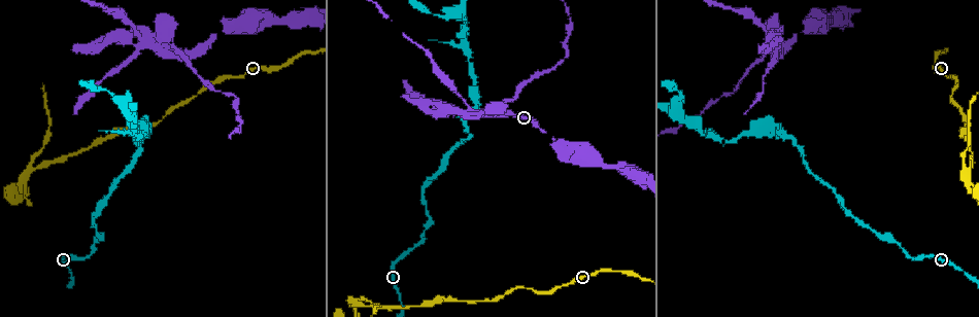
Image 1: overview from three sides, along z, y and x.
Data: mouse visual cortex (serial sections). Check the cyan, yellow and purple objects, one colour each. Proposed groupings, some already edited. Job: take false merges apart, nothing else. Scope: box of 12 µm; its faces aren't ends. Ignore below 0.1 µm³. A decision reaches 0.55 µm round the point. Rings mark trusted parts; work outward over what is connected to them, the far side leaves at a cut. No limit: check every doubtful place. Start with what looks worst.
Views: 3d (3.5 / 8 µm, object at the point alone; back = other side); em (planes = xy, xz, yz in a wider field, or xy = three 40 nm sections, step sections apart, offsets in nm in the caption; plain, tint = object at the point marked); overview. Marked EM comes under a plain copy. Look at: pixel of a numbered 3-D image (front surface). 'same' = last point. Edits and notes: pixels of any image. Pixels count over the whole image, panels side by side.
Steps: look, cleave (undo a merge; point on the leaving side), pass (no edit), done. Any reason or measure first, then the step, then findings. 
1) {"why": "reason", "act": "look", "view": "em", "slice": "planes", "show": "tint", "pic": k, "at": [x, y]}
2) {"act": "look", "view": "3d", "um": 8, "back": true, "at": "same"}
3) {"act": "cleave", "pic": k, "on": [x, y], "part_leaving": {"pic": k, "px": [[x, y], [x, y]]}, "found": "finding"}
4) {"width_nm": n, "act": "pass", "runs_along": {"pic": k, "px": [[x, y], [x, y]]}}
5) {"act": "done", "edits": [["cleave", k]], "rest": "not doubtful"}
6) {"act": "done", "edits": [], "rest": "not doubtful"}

{"why": "looks like a crossing", "act": "look", "view": "3d", "um": 8, "pic": 1, "at": [477, 113]}

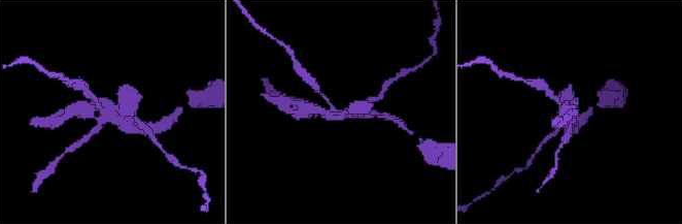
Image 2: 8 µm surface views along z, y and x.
{"act": "look", "view": "3d", "um": 3.5, "pic": 2, "at": [107, 118]}

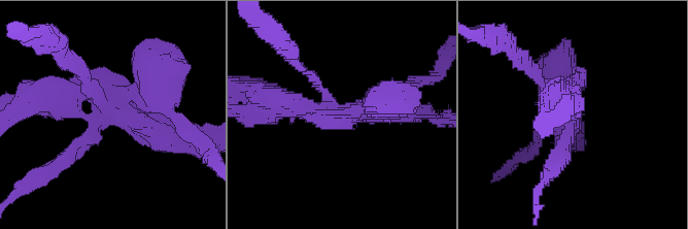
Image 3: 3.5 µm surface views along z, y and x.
{"why": "now the EM", "act": "look", "view": "em", "slice": "planes", "show": "tint", "pic": 3, "at": [115, 114]}

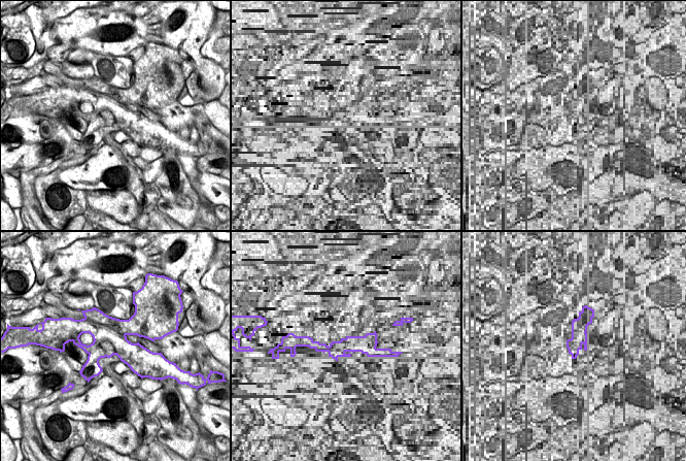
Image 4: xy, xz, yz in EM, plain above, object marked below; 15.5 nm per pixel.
{"act": "cleave", "pic": 3, "on": [176, 100], "found": "two cells meet here"}

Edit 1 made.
{"act": "look", "view": "overview"}

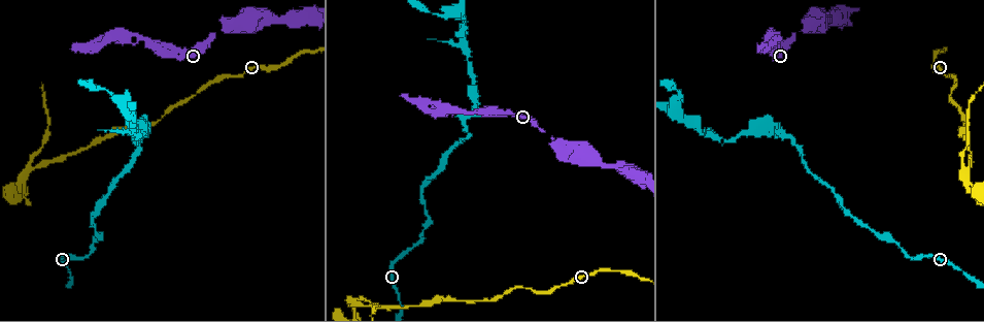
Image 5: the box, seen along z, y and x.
{"why": "arms run side by side", "act": "look", "view": "3d", "um": 8, "back": true, "pic": 5, "at": [30, 165]}

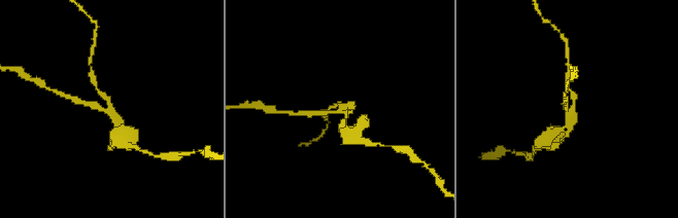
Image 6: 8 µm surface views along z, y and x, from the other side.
{"why": "need the tissue", "act": "look", "view": "em", "slice": "xy", "step": 3, "show": "tint", "pic": 6, "at": [571, 110]}

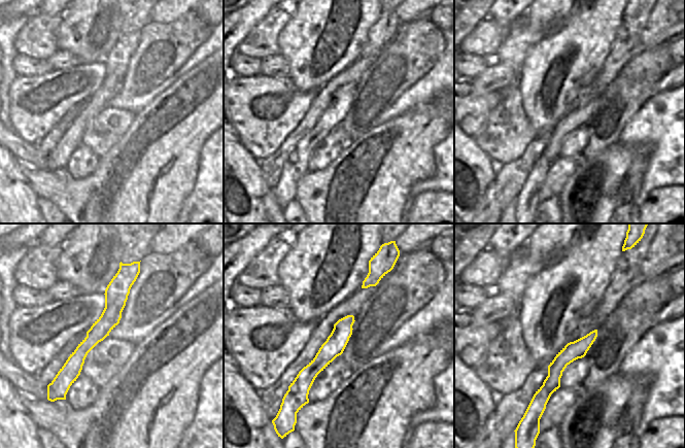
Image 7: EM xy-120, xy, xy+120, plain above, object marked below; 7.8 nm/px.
{"act": "cleave", "pic": 6, "on": [573, 94], "border": {"pic": 7, "px": [[348, 337], [333, 336], [326, 341]]}, "found": "a second cell is stuck on"}

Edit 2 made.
{"why": "see it whole again", "act": "look", "view": "overview"}

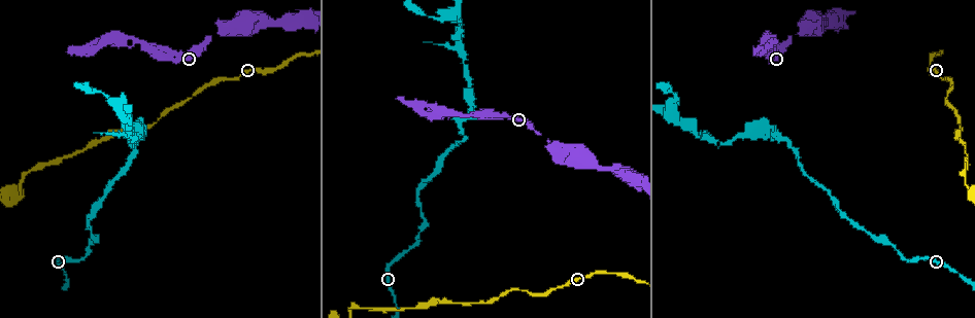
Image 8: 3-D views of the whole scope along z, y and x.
{"why": "sharp bend", "act": "look", "view": "3d", "um": 3.5, "pic": 8, "at": [768, 129]}

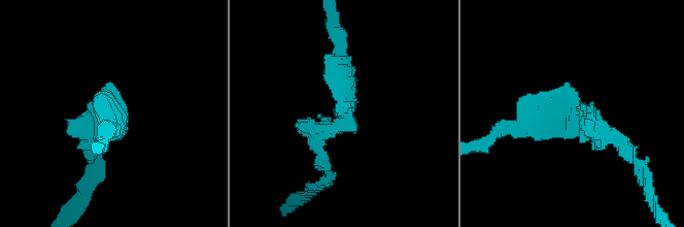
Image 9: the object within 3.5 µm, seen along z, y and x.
{"why": "now the EM", "act": "look", "view": "em", "slice": "xy", "step": 1, "show": "tint", "pic": 9, "at": [346, 114]}

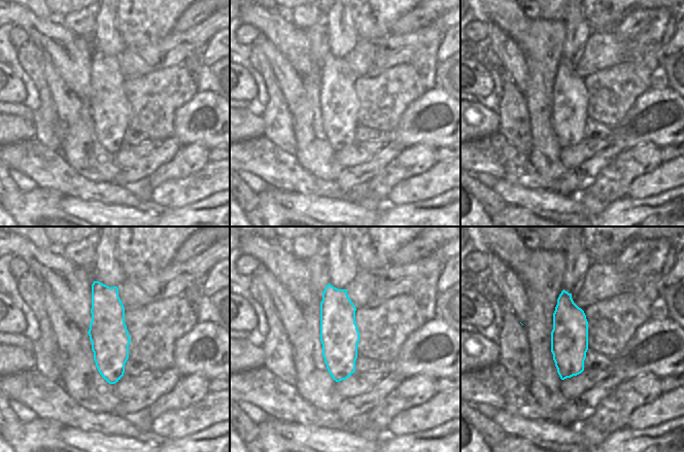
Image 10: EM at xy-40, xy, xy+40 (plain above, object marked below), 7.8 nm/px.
{"width_nm": 300, "act": "pass", "runs_along": {"pic": 9, "px": [[321, 160], [318, 136], [346, 118], [340, 52]]}, "found": "all the same cell"}

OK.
{"why": "thin neck", "act": "look", "view": "3d", "um": 8, "pic": 8, "at": [464, 63]}

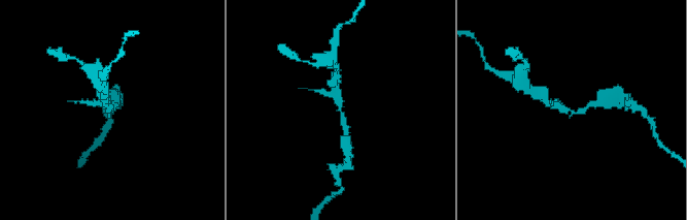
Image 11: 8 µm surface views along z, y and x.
{"act": "look", "view": "em", "slice": "xy", "step": 3, "show": "tint", "pic": 11, "at": [341, 109]}

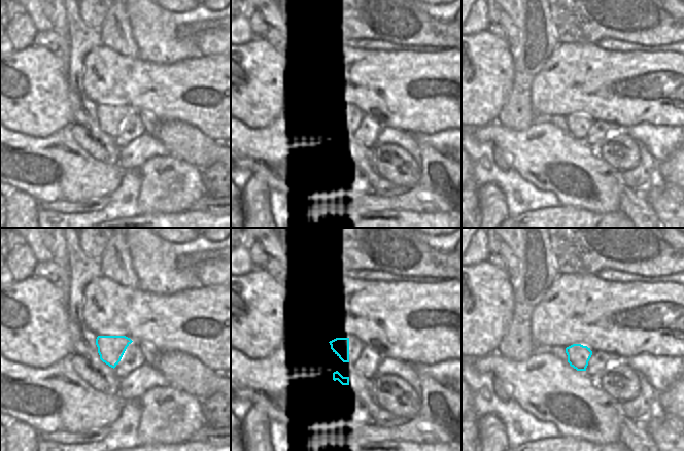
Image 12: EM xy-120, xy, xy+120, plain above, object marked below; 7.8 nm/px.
{"act": "pass", "runs_along": {"pic": 11, "px": [[346, 134], [337, 100], [338, 83]]}, "found": "one cell here"}

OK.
{"act": "done", "edits": [["cleave", 3], ["cleave", 6]], "rest": "not doubtful"}

